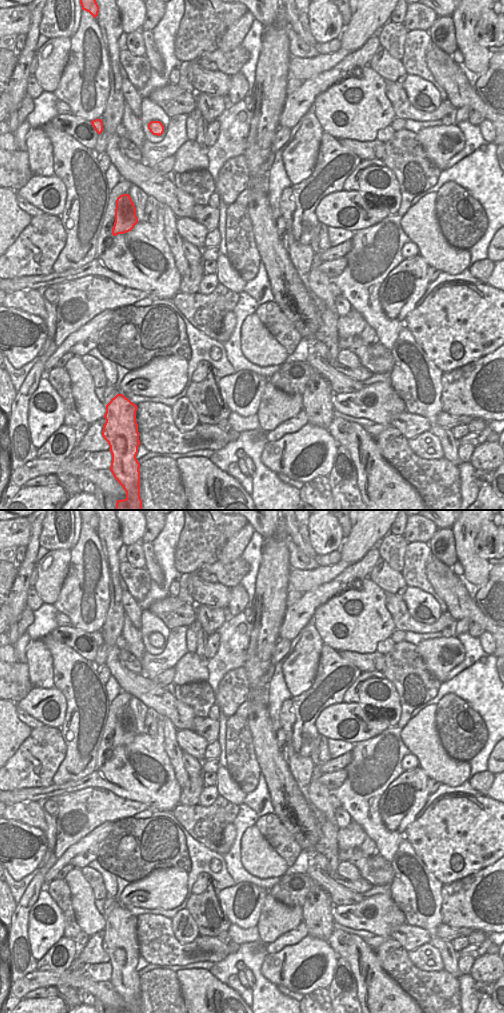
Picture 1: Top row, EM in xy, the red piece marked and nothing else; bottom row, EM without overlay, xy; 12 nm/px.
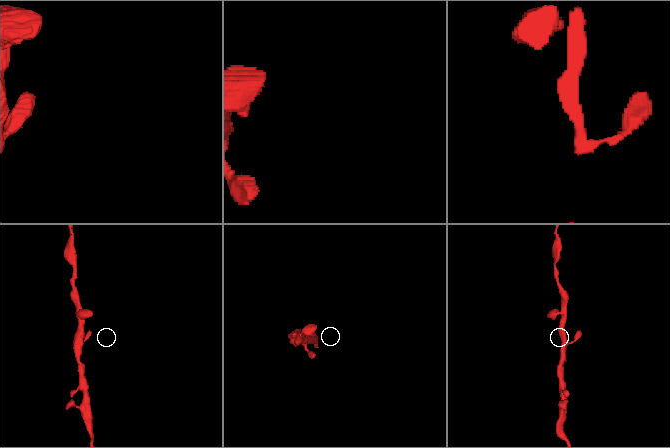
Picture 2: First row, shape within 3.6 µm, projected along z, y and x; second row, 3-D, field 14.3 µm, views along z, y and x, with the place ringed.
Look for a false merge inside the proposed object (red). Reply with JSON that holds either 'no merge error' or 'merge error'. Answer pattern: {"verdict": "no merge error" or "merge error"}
{"verdict": "no merge error"}

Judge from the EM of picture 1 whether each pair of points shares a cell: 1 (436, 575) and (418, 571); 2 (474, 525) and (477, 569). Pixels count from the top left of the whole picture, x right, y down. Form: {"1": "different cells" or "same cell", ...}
{"1": "different cells", "2": "same cell"}

